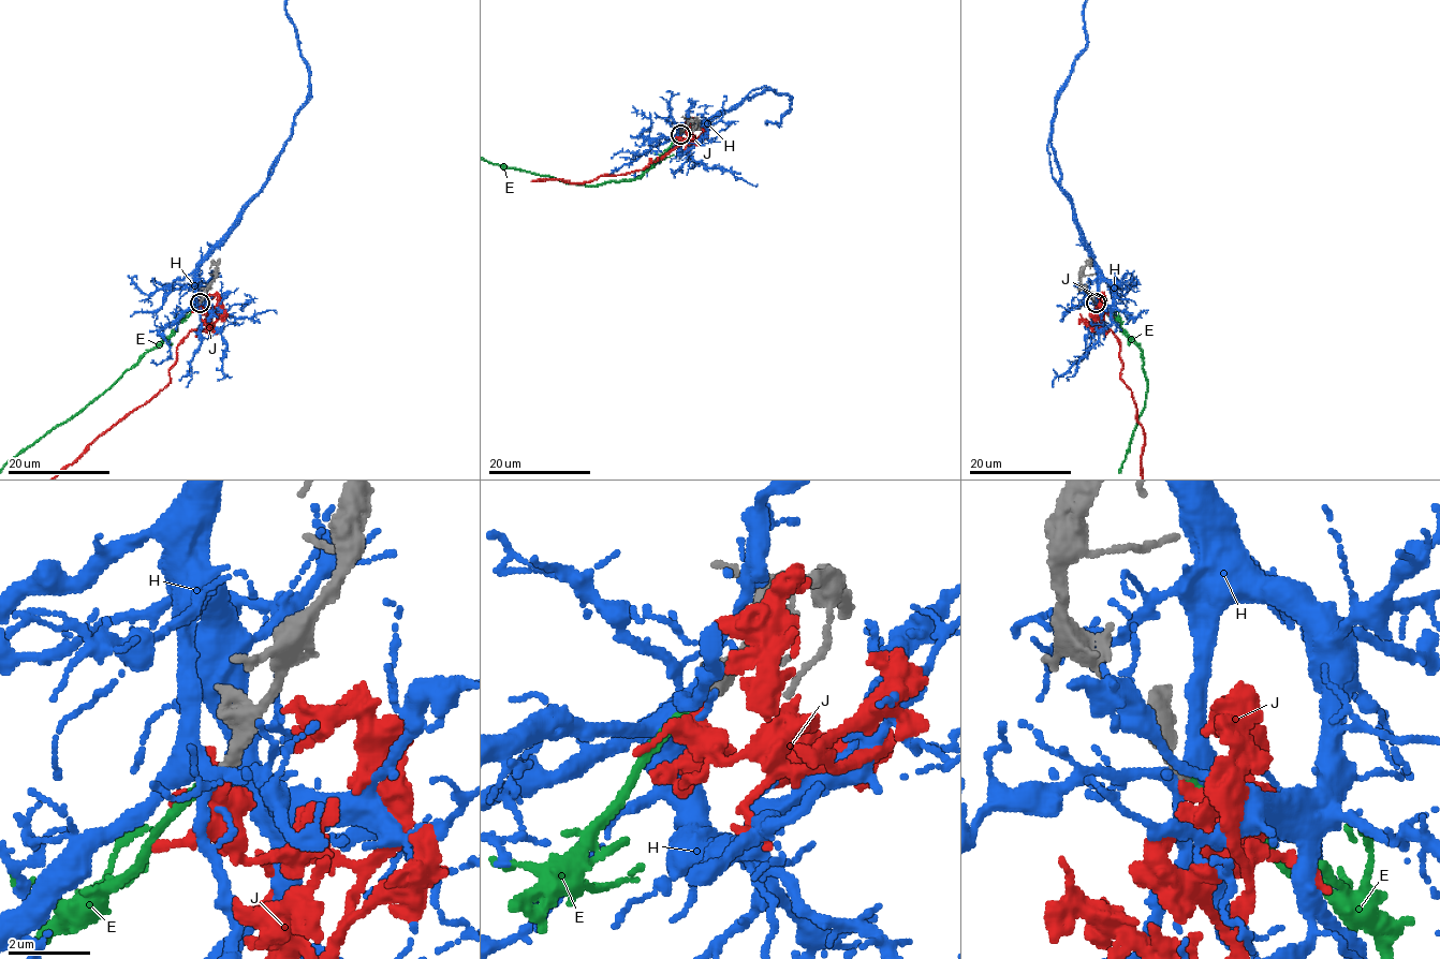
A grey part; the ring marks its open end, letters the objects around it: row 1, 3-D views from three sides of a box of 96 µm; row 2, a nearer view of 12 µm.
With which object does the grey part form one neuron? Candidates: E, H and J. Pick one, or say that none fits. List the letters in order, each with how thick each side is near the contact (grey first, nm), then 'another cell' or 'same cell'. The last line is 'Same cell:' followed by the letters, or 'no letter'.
E: 260/240 nm | same cell
H: 320/340 nm | another cell
J: 280/280 nm | another cell
Same cell: E

